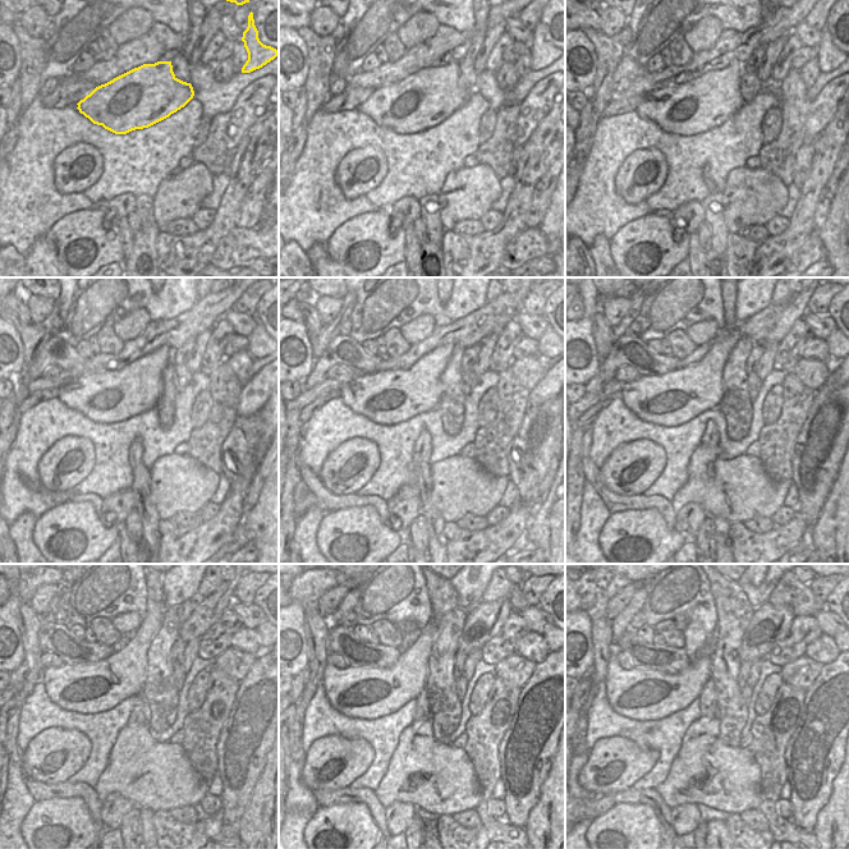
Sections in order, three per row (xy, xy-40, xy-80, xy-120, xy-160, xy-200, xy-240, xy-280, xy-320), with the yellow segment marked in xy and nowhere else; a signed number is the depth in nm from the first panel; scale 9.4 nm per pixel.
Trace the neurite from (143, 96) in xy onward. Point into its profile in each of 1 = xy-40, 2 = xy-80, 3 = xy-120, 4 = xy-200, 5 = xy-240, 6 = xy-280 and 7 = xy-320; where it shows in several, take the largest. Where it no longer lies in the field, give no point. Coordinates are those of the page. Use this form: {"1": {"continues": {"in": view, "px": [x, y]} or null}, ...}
{"1": {"continues": {"in": "xy-40", "px": [430, 96]}}, "2": {"continues": {"in": "xy-80", "px": [688, 109]}}, "3": {"continues": {"in": "xy-120", "px": [111, 397]}}, "4": {"continues": {"in": "xy-200", "px": [671, 399]}}, "5": {"continues": {"in": "xy-240", "px": [99, 687]}}, "6": {"continues": {"in": "xy-280", "px": [356, 692]}}, "7": {"continues": {"in": "xy-320", "px": [642, 694]}}}

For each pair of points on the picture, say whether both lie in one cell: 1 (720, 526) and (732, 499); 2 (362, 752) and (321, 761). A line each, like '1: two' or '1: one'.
1: two
2: one

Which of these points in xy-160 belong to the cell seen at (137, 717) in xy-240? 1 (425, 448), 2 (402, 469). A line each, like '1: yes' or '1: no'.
1: yes
2: no

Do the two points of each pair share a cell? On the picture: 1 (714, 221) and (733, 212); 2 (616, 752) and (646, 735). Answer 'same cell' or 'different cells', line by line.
1: different cells
2: different cells

